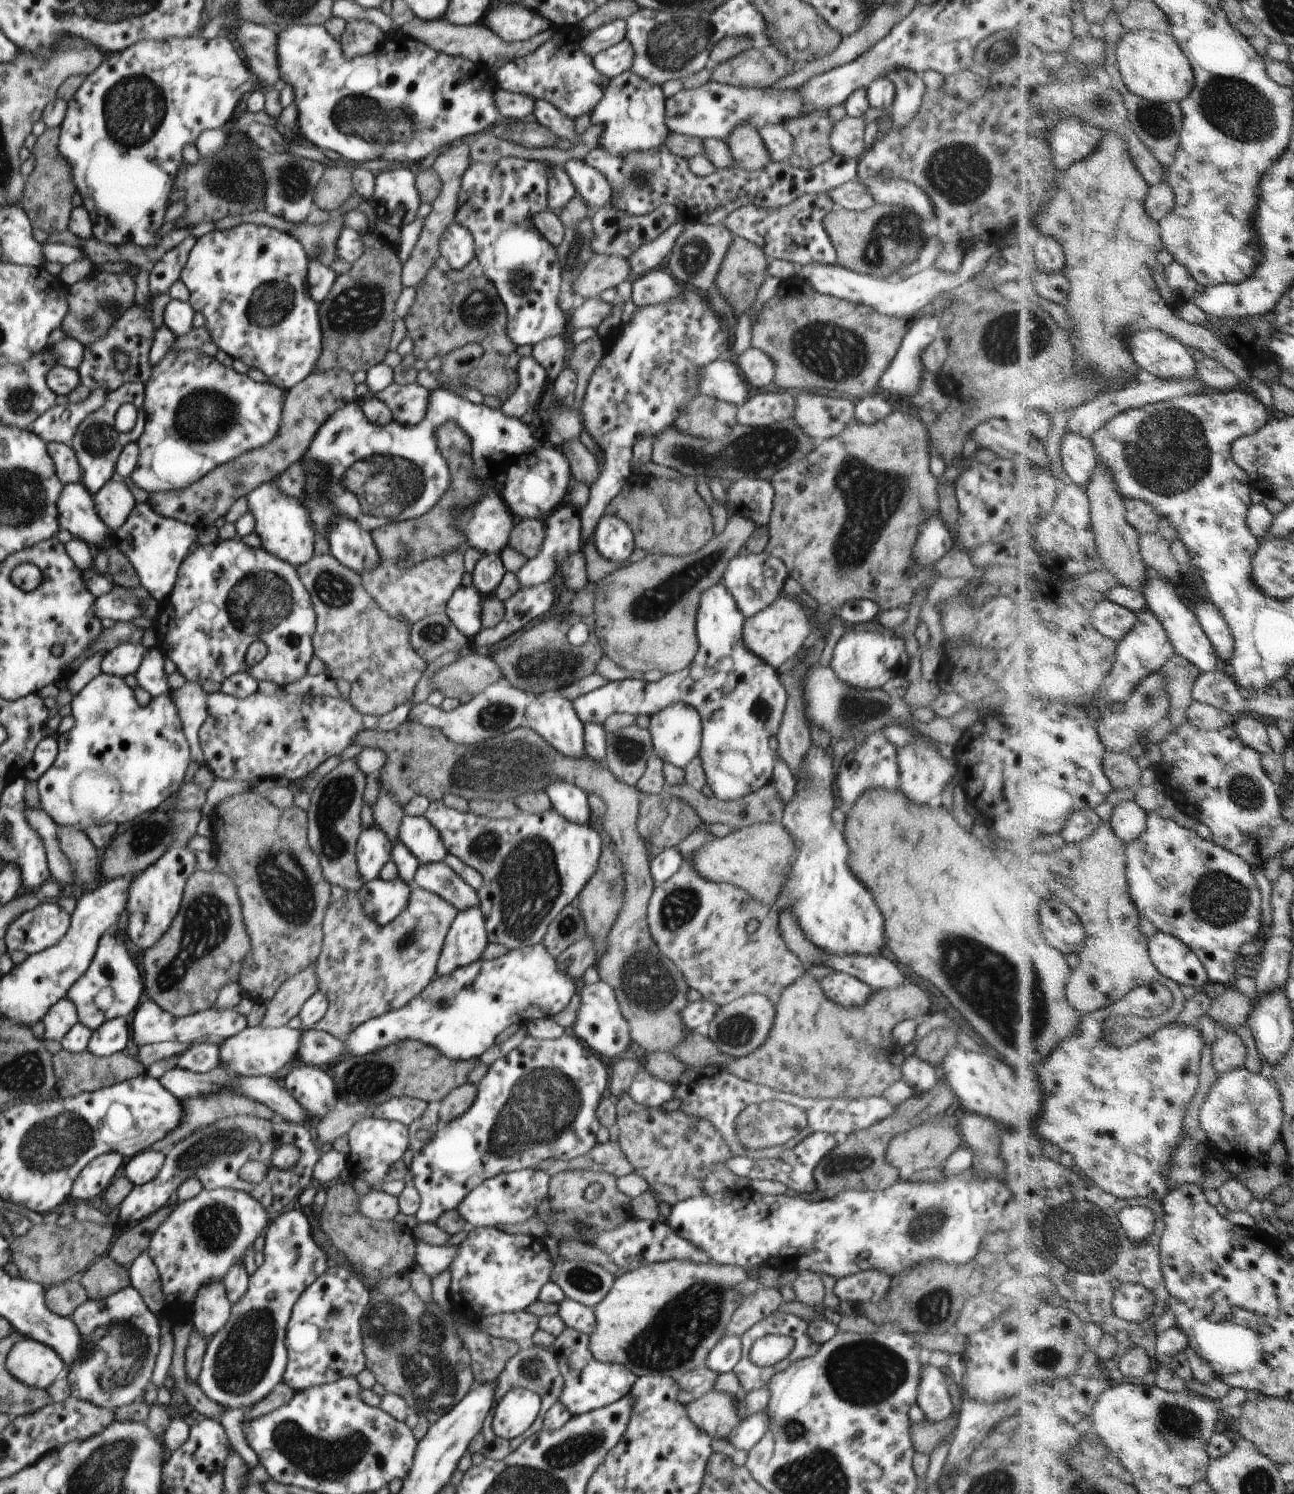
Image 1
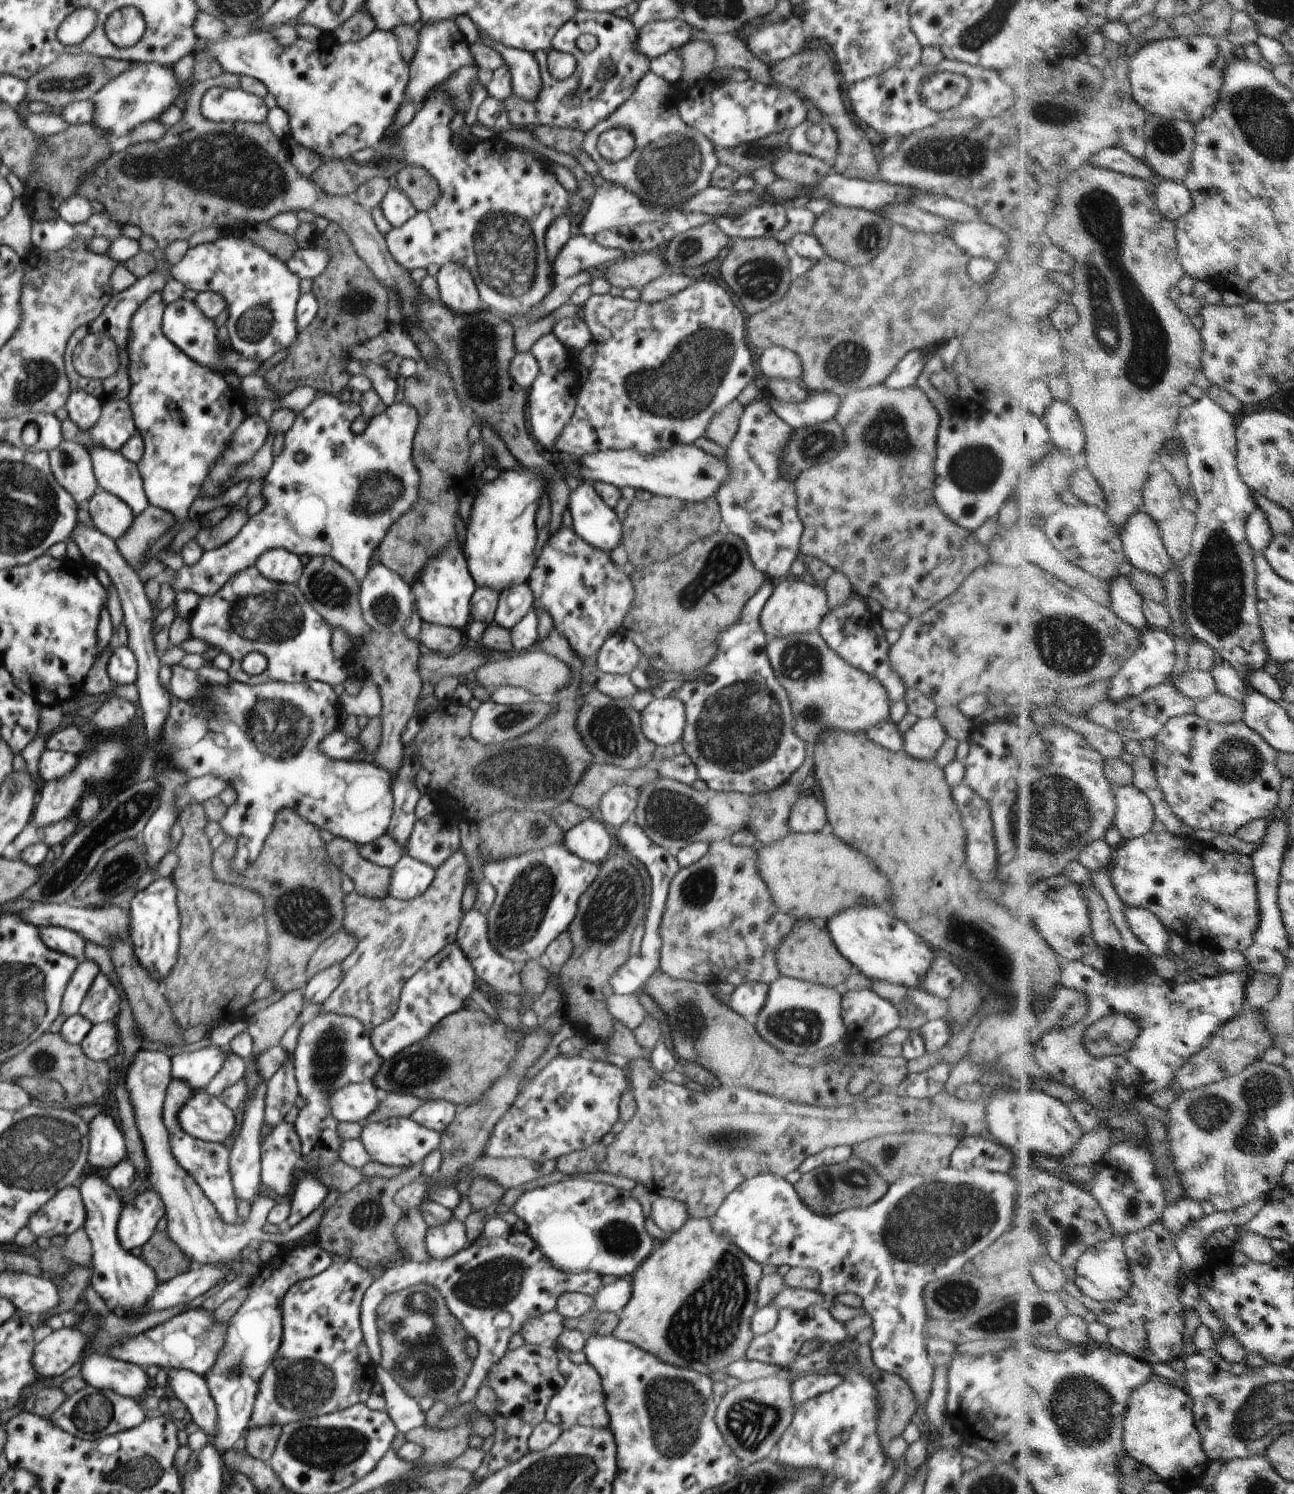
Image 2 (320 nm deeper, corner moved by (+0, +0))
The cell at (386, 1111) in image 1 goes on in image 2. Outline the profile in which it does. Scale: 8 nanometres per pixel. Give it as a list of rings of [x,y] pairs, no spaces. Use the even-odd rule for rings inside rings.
[[[426,1100],[418,1110],[410,1114],[409,1118],[428,1130],[442,1132],[454,1120],[456,1110],[457,1106],[446,1100]]]

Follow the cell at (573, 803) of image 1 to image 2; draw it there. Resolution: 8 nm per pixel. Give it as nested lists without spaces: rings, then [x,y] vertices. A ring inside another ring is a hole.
[[[595,816],[581,820],[565,833],[563,843],[572,854],[589,862],[601,864],[609,857],[612,840],[604,824]]]

